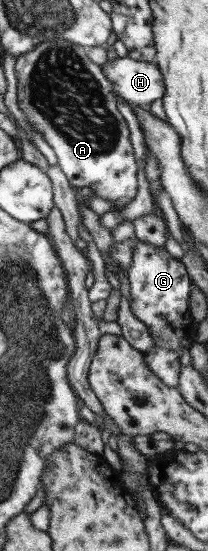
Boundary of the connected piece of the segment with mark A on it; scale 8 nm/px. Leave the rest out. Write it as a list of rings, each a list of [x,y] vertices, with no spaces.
[[[45,40],[16,59],[19,107],[32,127],[54,149],[57,164],[74,188],[90,187],[97,196],[113,202],[114,211],[123,210],[137,194],[139,167],[133,154],[130,129],[117,107],[117,96],[101,66],[89,60],[81,45],[69,40]]]

